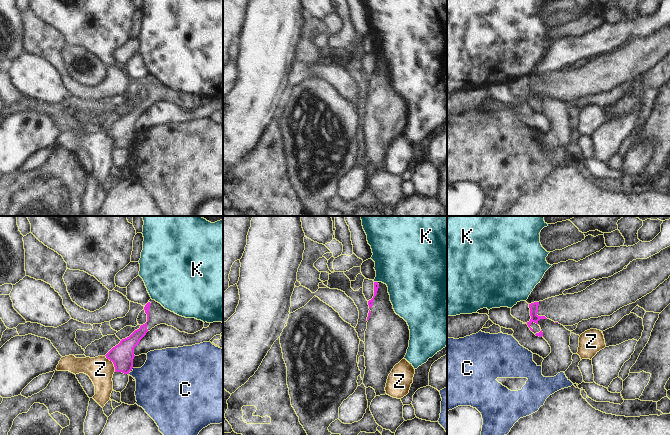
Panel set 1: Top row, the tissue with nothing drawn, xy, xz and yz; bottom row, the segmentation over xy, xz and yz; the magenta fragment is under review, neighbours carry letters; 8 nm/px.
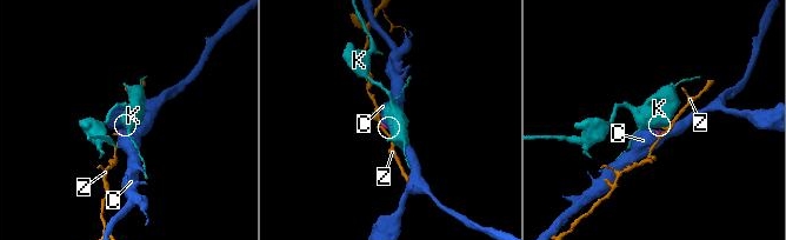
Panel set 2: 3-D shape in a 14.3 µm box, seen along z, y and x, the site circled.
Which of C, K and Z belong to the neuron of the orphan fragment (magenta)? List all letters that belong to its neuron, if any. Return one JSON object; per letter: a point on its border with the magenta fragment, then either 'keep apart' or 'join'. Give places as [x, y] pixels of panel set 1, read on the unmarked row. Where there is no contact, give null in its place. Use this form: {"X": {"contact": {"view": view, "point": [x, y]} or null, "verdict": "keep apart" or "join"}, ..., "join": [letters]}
{"C": {"contact": {"view": "xy", "point": [132, 143]}, "verdict": "keep apart"}, "K": {"contact": {"view": "xz", "point": [376, 58]}, "verdict": "keep apart"}, "Z": {"contact": {"view": "xy", "point": [113, 139]}, "verdict": "keep apart"}, "join": []}

